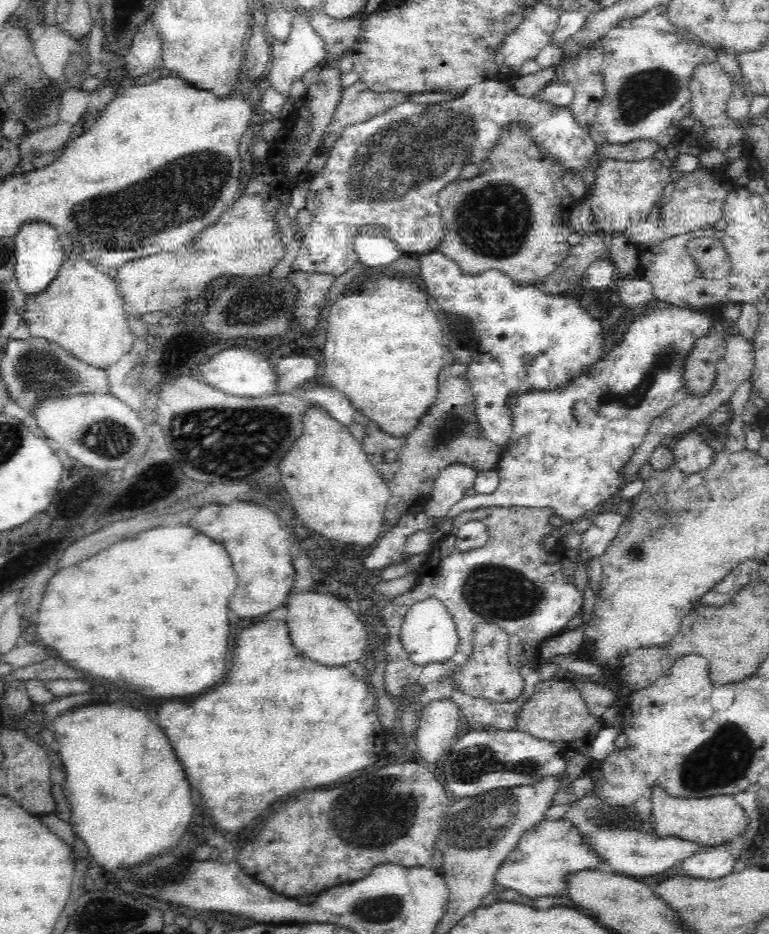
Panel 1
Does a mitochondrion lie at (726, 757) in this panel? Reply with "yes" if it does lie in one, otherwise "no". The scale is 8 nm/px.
yes

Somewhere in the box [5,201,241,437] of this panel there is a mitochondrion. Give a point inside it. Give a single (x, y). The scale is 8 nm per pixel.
(36, 369)

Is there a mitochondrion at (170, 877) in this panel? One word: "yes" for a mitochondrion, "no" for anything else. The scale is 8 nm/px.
no

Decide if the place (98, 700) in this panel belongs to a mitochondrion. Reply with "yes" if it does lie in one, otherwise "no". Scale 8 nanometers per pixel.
no

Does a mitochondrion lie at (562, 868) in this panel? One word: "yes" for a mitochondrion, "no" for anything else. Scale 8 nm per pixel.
no

